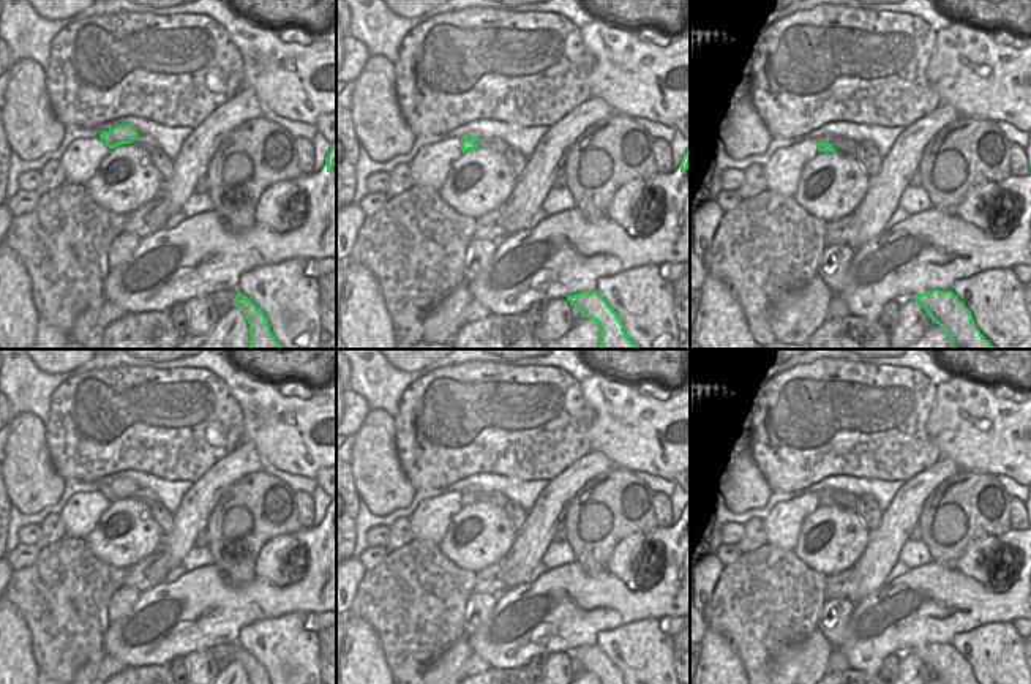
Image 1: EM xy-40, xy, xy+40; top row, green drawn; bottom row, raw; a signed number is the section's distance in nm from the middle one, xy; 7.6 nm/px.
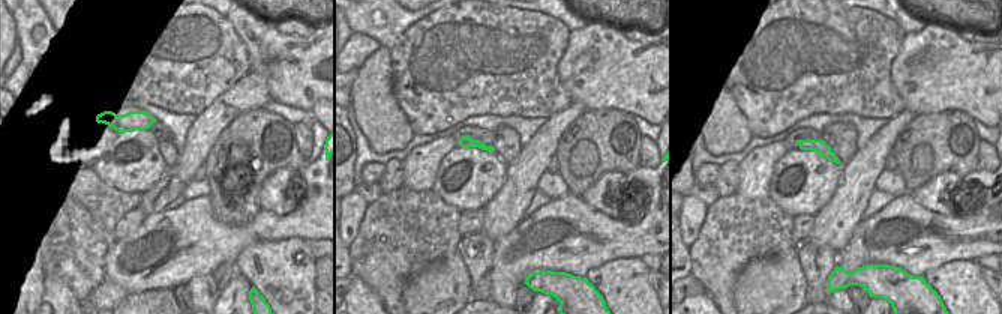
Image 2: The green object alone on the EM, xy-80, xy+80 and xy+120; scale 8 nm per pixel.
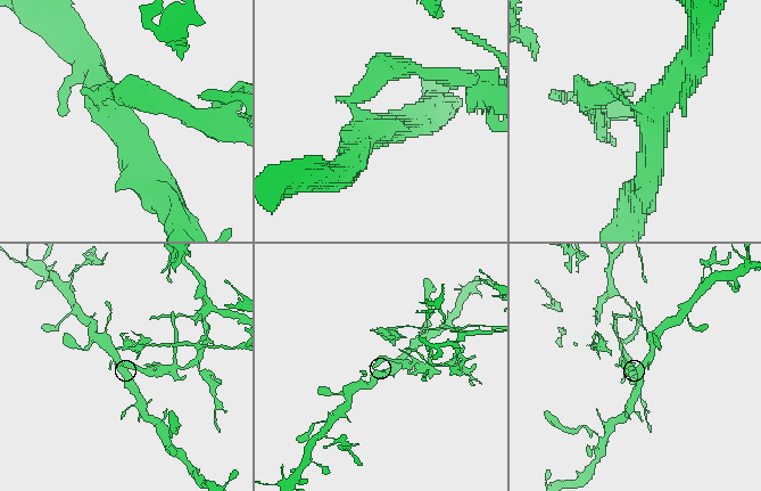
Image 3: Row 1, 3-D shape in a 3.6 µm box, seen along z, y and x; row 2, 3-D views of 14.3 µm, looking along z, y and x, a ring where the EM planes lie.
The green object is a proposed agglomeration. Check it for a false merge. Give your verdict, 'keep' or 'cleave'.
cleave

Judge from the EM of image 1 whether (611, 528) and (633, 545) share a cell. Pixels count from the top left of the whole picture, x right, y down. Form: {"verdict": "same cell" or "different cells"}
{"verdict": "different cells"}

